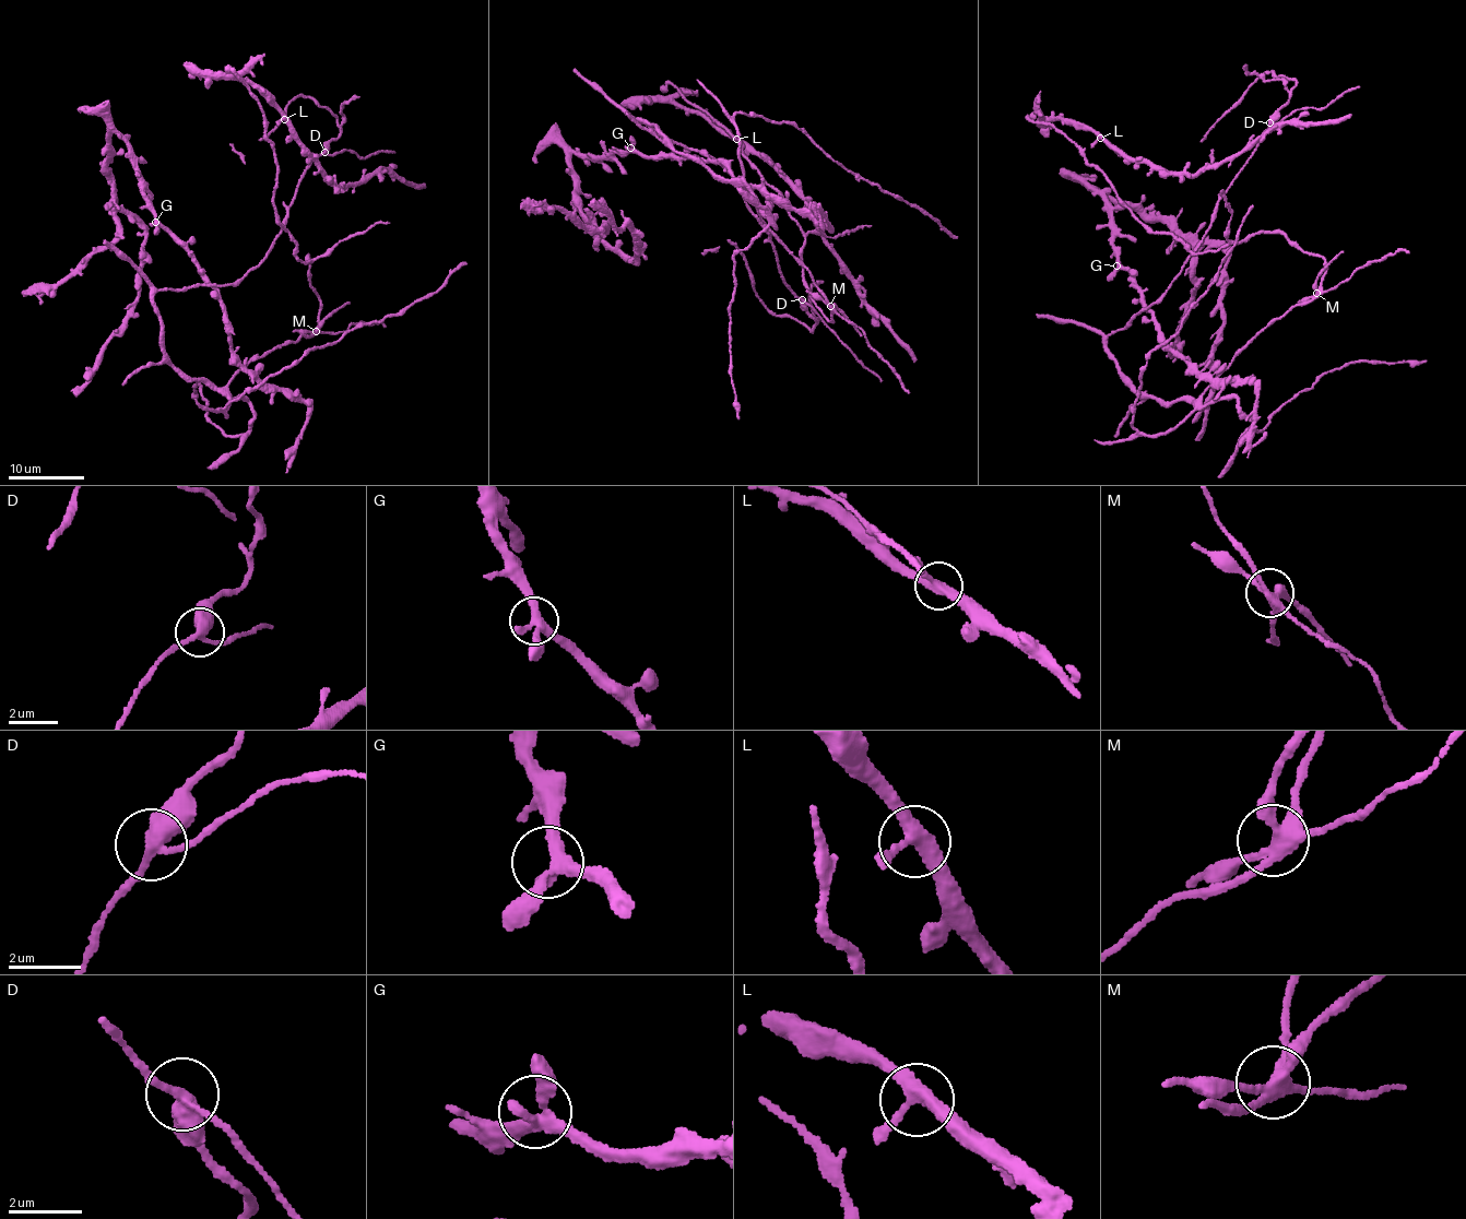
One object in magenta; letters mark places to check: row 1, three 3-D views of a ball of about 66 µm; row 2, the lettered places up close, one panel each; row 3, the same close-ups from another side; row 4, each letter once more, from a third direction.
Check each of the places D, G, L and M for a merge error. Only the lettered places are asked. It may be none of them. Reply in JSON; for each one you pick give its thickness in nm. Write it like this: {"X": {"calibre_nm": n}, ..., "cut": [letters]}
{"D": {"calibre_nm": 320}, "M": {"calibre_nm": 360}, "cut": ["D", "M"]}

